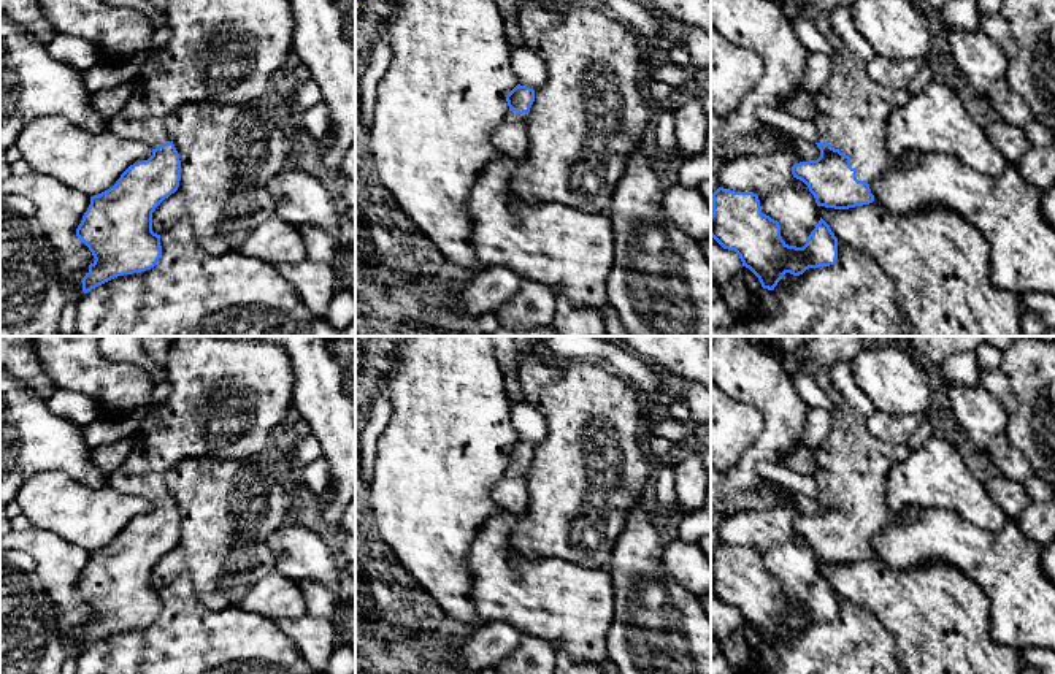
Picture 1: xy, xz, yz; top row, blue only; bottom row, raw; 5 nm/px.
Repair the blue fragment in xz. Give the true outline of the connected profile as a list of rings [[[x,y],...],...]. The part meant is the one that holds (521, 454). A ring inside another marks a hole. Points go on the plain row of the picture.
[[[517,439],[506,450],[506,457],[509,466],[504,474],[493,484],[490,496],[500,509],[520,517],[530,506],[527,474],[535,457],[535,446]]]

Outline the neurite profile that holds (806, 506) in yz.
[[[768,482],[763,488],[774,495],[776,506],[795,504],[801,517],[817,515],[820,512],[820,504],[814,498],[806,498],[801,493],[784,492],[782,488]]]

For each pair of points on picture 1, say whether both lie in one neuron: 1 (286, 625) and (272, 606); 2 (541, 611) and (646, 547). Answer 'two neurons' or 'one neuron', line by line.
1: two neurons
2: two neurons

